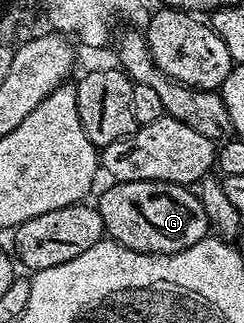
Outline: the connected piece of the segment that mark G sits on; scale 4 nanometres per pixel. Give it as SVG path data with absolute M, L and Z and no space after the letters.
M113 182L95 199L95 205L103 216L106 235L135 252L174 254L199 244L210 233L207 212L203 212L196 189L177 182Z

